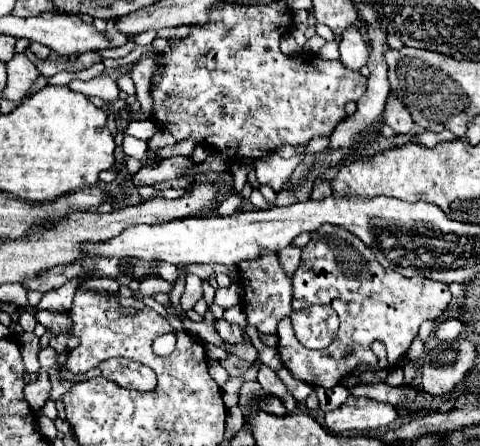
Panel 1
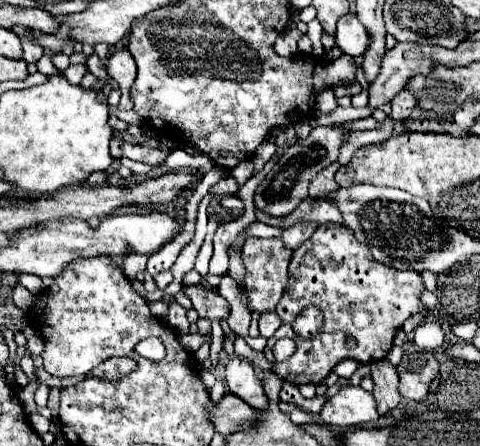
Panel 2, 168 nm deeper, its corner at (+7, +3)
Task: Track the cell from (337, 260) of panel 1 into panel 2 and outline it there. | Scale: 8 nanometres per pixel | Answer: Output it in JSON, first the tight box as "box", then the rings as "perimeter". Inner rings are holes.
{"box":[264,224,426,386],"perimeter":[[[320,224],[314,234],[294,250],[288,278],[288,288],[276,306],[282,326],[272,338],[268,338],[264,356],[272,364],[274,374],[296,386],[322,384],[332,368],[346,358],[362,364],[384,360],[402,324],[414,312],[426,310],[420,302],[420,294],[424,290],[420,274],[388,268],[388,264],[374,260],[372,252],[368,252],[368,248],[364,248],[364,244],[360,244],[352,236],[352,230],[344,228],[344,224]],[[306,306],[318,306],[324,312],[324,326],[312,340],[300,338],[292,328],[296,316]],[[284,336],[296,342],[296,352],[288,360],[276,362],[272,346]],[[348,336],[356,340],[356,348],[346,348]]]}

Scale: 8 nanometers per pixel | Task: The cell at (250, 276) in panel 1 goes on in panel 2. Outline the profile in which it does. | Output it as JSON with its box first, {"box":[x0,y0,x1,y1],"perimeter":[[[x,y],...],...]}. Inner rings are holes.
{"box":[242,238,292,312],"perimeter":[[[248,238],[244,248],[242,248],[242,260],[246,266],[246,278],[244,286],[248,292],[250,308],[258,312],[268,312],[274,310],[276,304],[280,302],[286,284],[288,284],[288,264],[292,258],[292,250],[284,248],[284,242],[280,238]]]}

